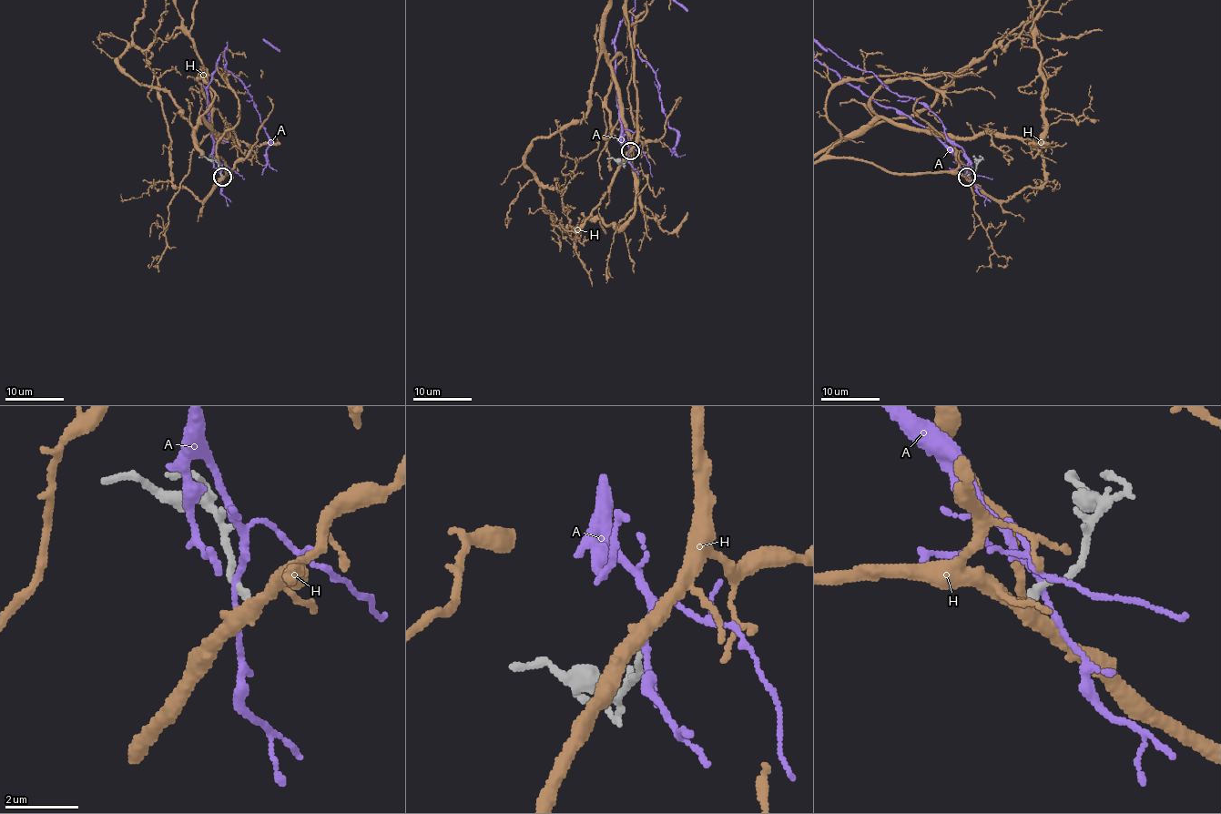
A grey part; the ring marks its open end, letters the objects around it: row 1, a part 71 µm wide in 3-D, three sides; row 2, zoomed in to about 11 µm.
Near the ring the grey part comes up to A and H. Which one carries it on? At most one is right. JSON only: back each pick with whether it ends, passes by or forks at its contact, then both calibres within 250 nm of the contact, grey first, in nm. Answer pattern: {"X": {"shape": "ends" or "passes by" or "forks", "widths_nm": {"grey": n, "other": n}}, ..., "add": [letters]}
{"H": {"shape": "passes by", "widths_nm": {"grey": 180, "other": 400}}, "add": ["H"]}

